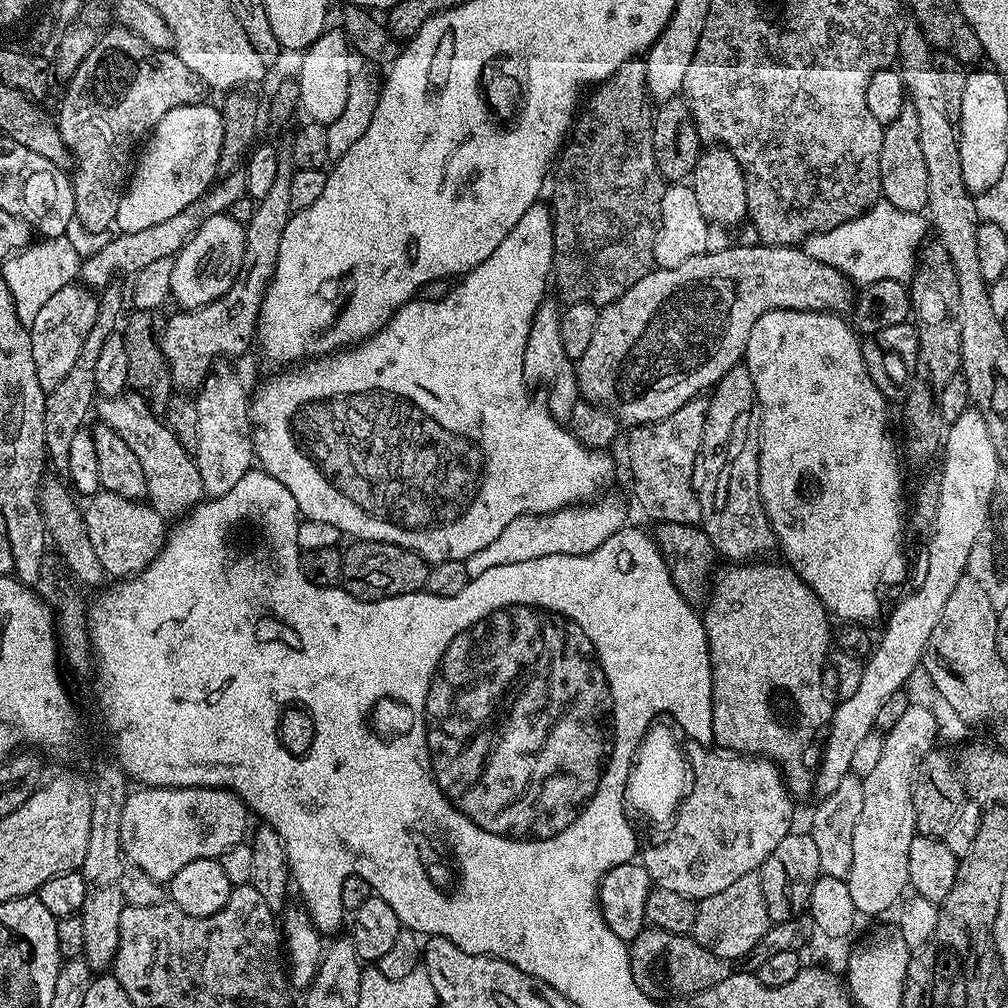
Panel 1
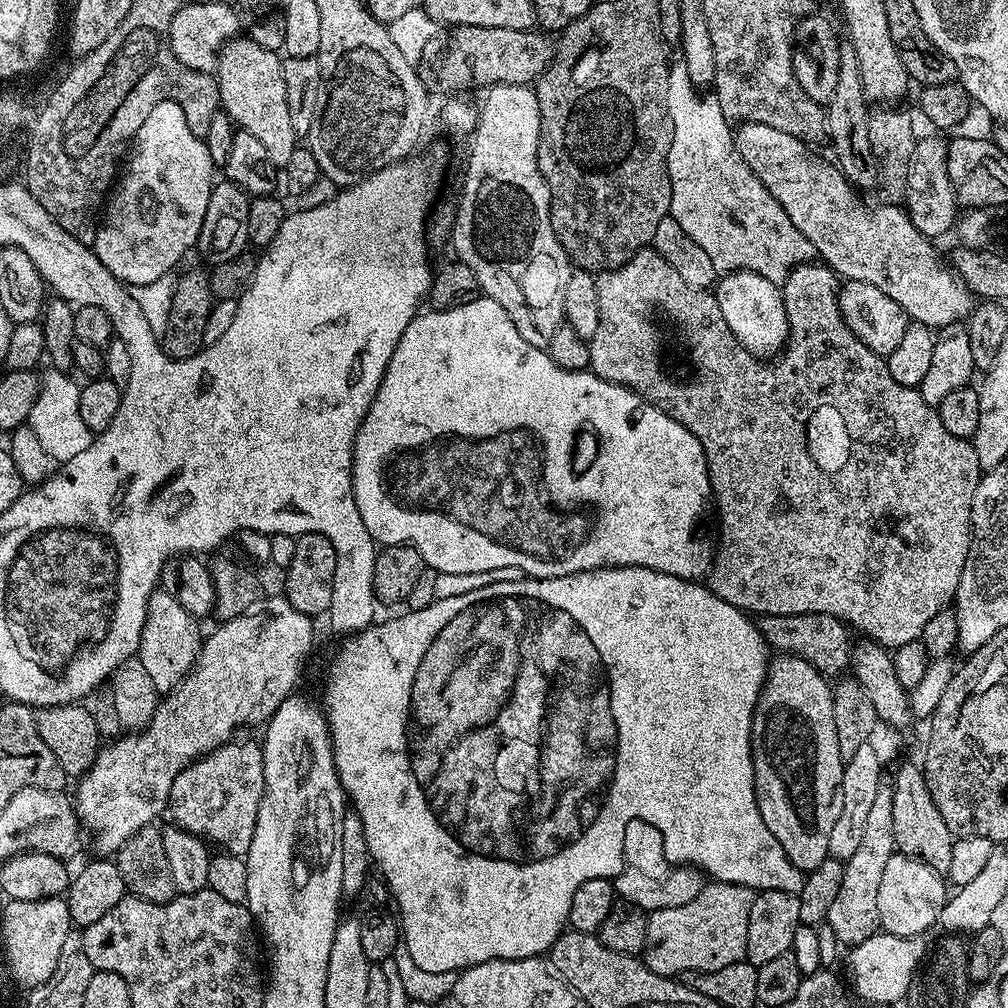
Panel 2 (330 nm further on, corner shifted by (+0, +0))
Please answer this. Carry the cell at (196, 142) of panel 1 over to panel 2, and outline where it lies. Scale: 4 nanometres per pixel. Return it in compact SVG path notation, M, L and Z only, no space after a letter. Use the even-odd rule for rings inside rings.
M173 100L158 102L158 106L150 110L146 122L138 126L138 134L130 145L126 167L107 201L102 223L97 227L94 251L102 266L106 266L106 270L110 270L110 274L118 277L125 286L149 284L169 275L173 271L172 267L200 240L214 183L212 171L214 165L208 148L203 139L190 130L190 122L186 122L182 106Z

